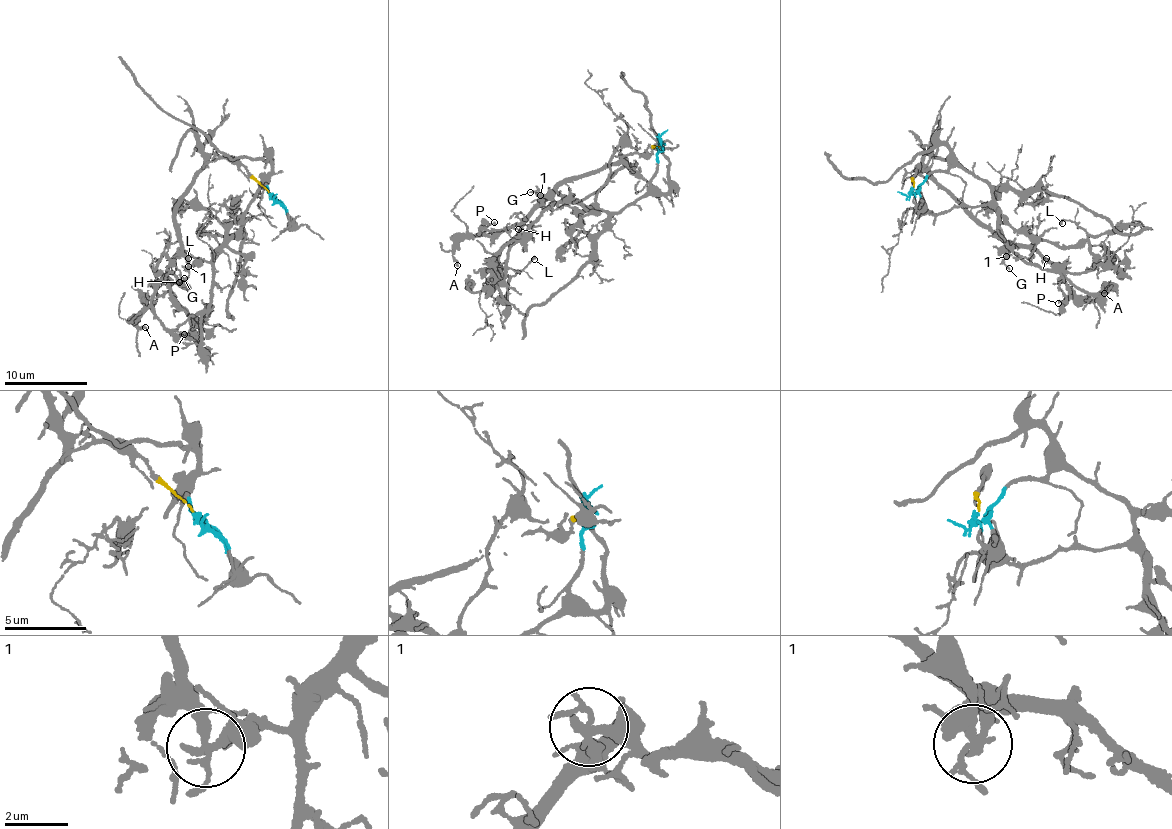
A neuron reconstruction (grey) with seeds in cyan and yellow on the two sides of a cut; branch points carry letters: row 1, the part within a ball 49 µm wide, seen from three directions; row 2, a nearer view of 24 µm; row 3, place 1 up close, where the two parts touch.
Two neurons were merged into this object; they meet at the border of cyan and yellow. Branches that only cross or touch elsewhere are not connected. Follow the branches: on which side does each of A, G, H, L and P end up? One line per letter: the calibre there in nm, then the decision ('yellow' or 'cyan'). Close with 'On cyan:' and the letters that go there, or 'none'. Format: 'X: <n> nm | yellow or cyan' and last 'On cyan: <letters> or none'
A: 200 nm | yellow
G: 160 nm | yellow
H: 100 nm | yellow
L: 180 nm | yellow
P: 130 nm | yellow
On cyan: none

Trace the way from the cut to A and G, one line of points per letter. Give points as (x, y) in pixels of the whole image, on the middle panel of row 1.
A: (659, 145), (558, 187), (523, 220), (492, 235), (458, 242), (452, 255), (457, 265)
G: (659, 145), (649, 147), (645, 154), (622, 156), (557, 186), (543, 202), (537, 189), (530, 192)

